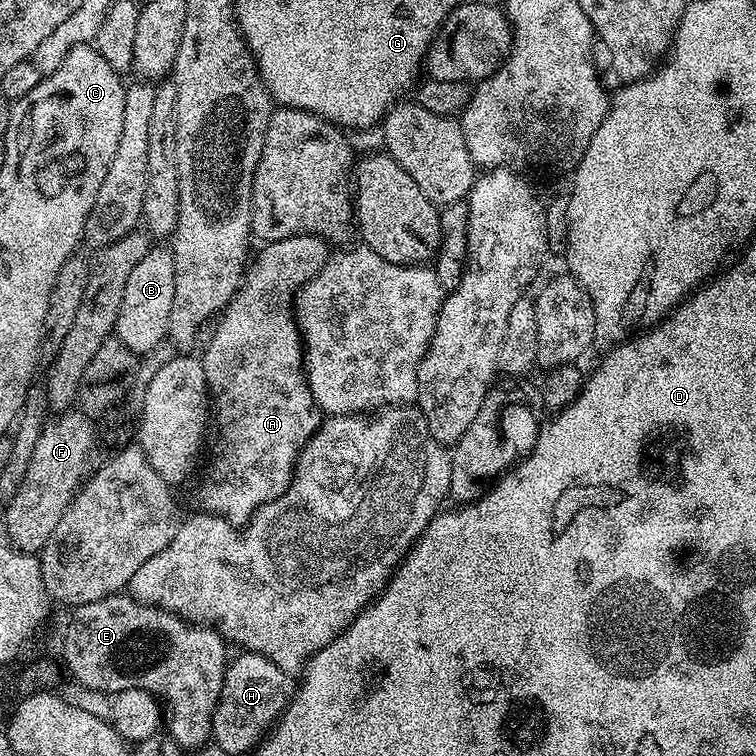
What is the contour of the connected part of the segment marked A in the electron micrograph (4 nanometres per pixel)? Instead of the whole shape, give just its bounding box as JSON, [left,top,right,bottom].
[196,236,330,526]

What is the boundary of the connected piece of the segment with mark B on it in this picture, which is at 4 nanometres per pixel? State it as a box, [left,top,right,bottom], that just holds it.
[115,246,174,354]

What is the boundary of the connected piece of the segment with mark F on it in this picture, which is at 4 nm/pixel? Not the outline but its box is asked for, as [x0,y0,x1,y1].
[4,411,96,553]

